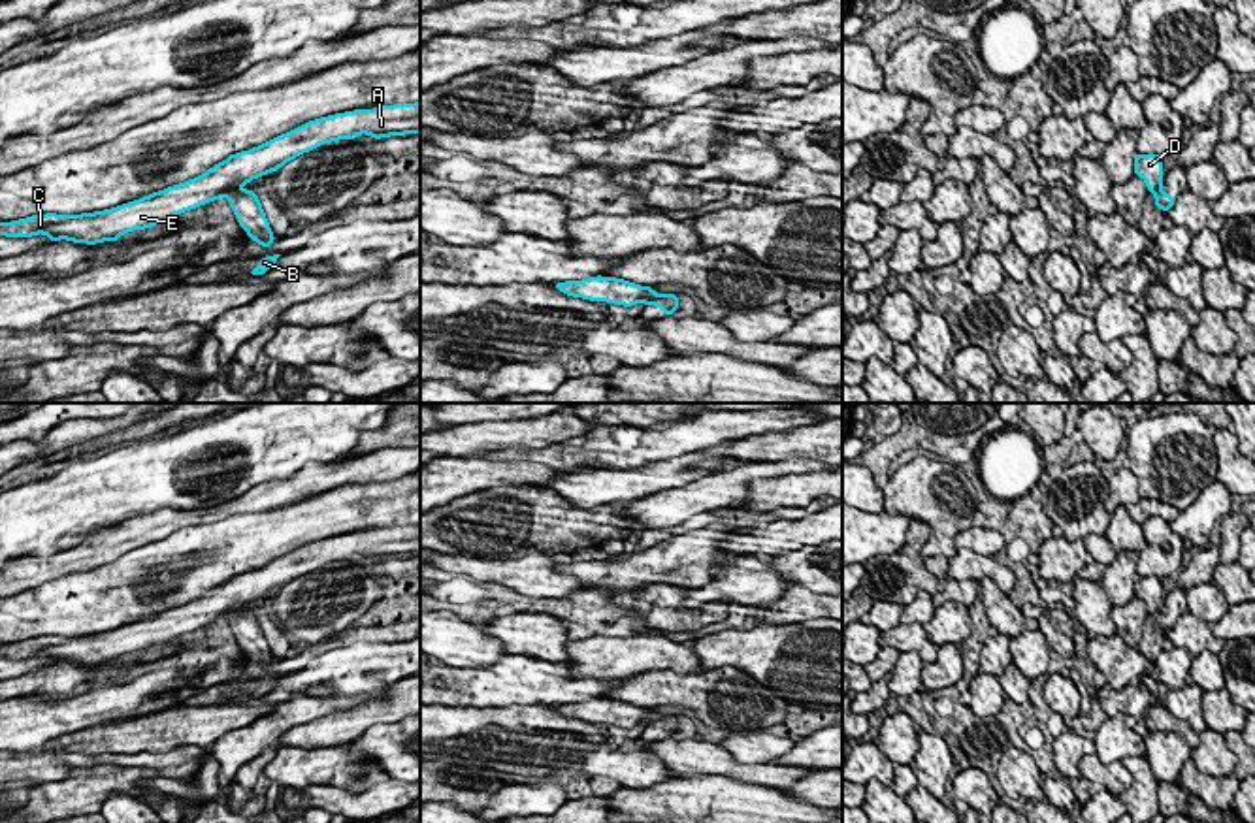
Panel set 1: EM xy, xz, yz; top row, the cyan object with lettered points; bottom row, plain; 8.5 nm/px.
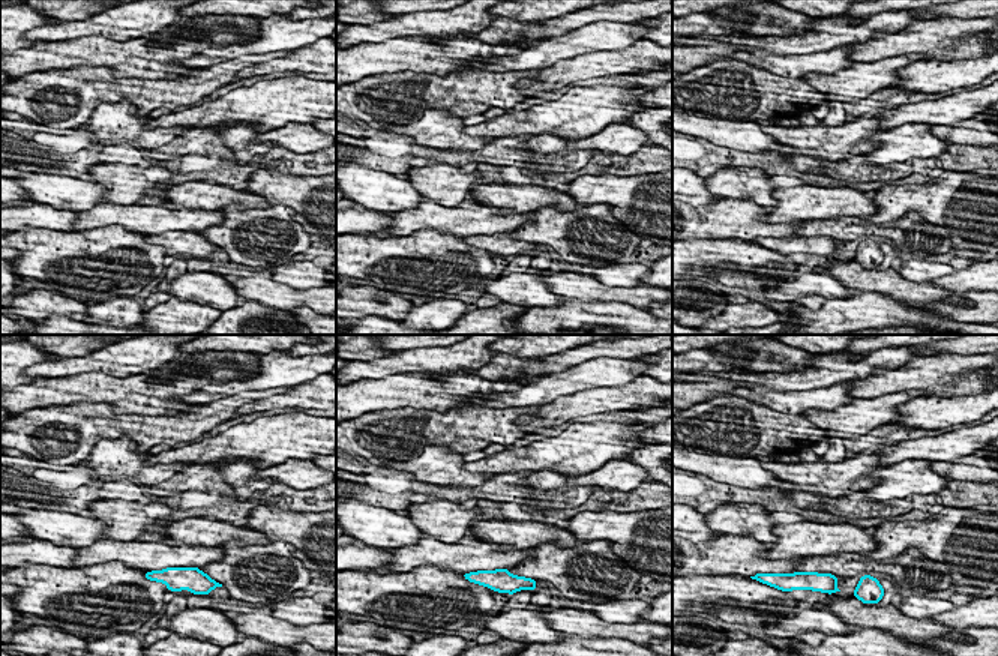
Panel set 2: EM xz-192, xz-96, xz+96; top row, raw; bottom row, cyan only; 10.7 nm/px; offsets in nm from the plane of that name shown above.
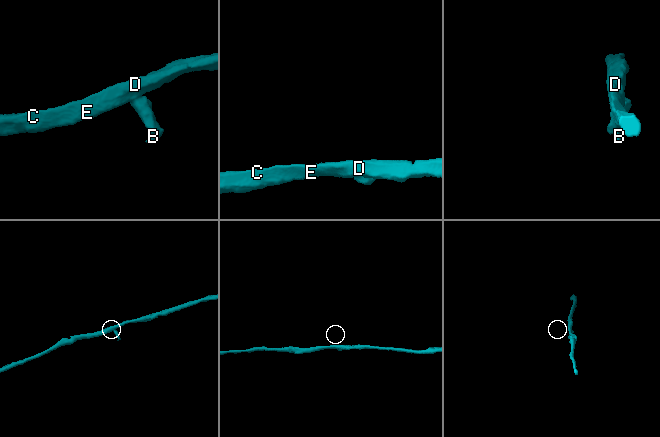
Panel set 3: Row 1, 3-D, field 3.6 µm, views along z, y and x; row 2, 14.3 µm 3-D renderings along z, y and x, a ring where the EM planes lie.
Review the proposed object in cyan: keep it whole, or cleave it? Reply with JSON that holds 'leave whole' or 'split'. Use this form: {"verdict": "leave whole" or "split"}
{"verdict": "split"}

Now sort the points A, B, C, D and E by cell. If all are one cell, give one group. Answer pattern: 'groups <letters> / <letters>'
groups A C D E / B

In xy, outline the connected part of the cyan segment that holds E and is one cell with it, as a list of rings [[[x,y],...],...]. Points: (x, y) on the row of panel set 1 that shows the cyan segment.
[[[420,102],[328,115],[309,121],[264,145],[230,154],[204,175],[153,192],[145,198],[96,213],[47,213],[13,222],[0,222],[0,235],[24,239],[45,234],[49,241],[68,239],[89,245],[117,241],[126,232],[162,224],[179,213],[224,198],[249,181],[281,169],[283,164],[318,145],[345,137],[354,139],[360,134],[381,139],[418,132]]]

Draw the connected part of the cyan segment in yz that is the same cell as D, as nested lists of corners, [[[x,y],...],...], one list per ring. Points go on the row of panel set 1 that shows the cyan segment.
[[[1136,154],[1134,156],[1134,173],[1146,181],[1148,192],[1157,194],[1163,185],[1163,162],[1161,156],[1151,154]]]

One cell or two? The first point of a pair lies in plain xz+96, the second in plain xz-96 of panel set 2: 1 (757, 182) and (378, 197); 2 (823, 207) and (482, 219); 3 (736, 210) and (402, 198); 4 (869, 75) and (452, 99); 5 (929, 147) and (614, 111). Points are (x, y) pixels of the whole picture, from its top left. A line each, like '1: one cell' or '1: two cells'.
1: two cells
2: two cells
3: two cells
4: two cells
5: two cells

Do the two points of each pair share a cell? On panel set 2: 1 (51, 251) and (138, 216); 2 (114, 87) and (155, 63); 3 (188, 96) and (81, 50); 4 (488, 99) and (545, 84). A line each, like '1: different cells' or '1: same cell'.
1: different cells
2: different cells
3: different cells
4: different cells

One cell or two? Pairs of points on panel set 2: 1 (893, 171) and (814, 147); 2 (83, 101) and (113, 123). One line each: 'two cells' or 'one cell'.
1: two cells
2: two cells

